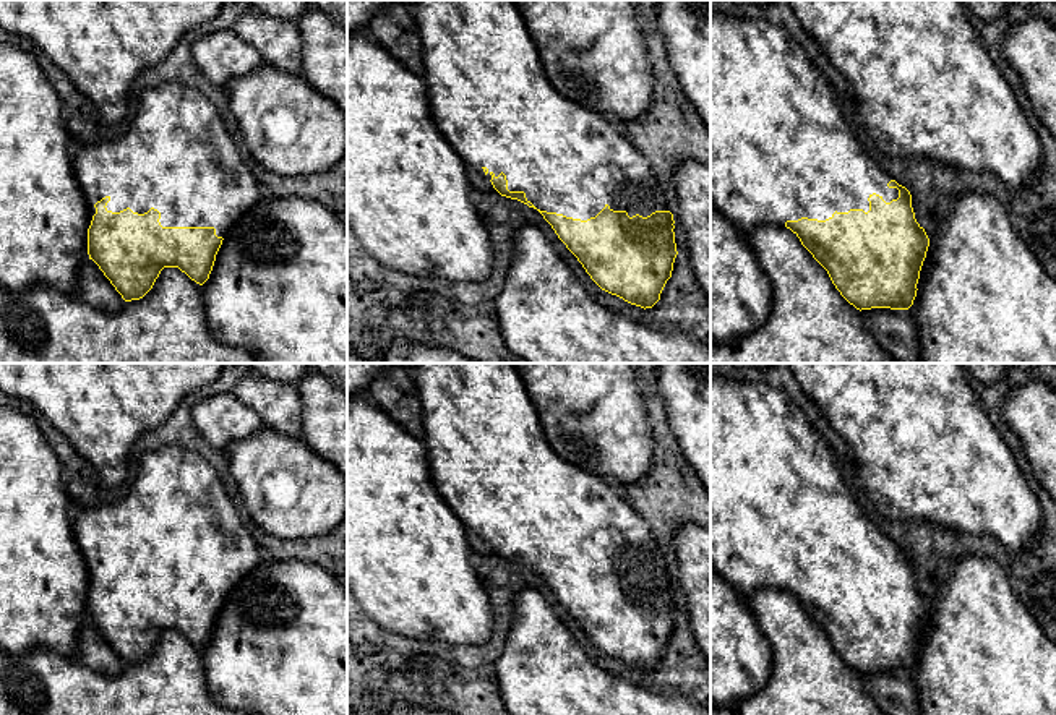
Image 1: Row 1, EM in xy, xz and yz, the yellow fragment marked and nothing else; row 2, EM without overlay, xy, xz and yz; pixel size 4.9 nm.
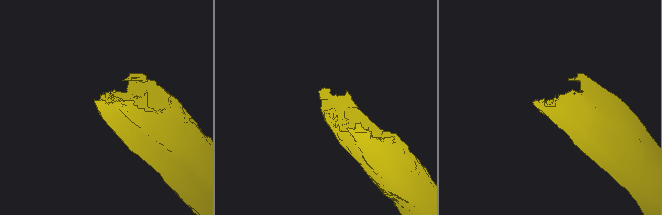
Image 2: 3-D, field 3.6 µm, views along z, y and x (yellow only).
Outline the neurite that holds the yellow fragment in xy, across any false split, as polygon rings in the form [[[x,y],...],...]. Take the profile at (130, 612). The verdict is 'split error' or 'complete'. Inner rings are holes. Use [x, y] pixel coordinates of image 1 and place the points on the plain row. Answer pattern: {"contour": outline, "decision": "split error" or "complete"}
{"contour": [[[178,444],[146,452],[125,496],[101,506],[75,507],[73,535],[89,572],[89,623],[125,665],[143,661],[164,631],[178,631],[203,649],[230,590],[268,559],[243,524],[216,469],[200,452]]], "decision": "split error"}

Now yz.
{"contour": [[[710,375],[710,566],[730,582],[740,593],[761,589],[790,592],[813,621],[827,634],[840,658],[856,673],[891,671],[908,673],[916,660],[920,634],[926,621],[929,602],[916,585],[910,554],[899,548],[858,504],[850,491],[835,454],[827,441],[818,435],[806,412],[783,391],[759,381],[738,381]]], "decision": "split error"}

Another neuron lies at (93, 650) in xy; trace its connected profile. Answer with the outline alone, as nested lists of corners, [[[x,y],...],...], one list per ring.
[[[86,623],[76,637],[76,660],[104,676],[120,674],[125,663],[92,623]]]

